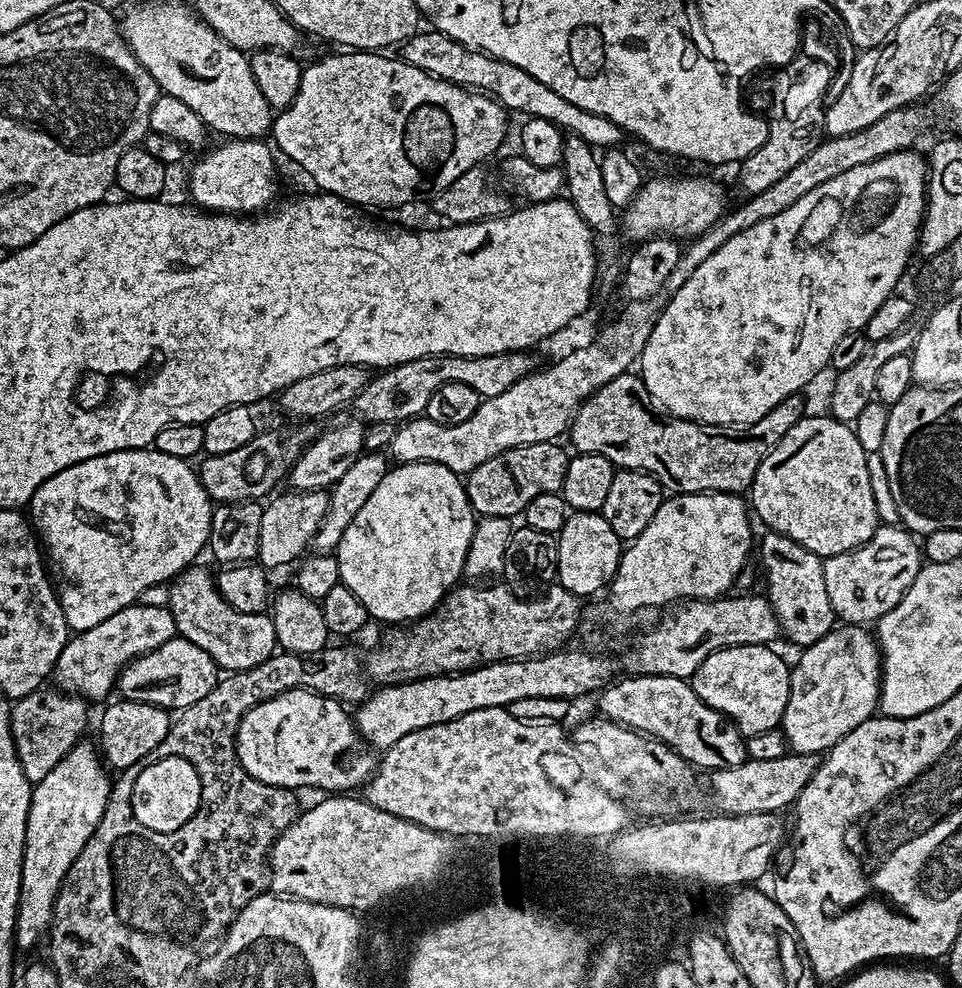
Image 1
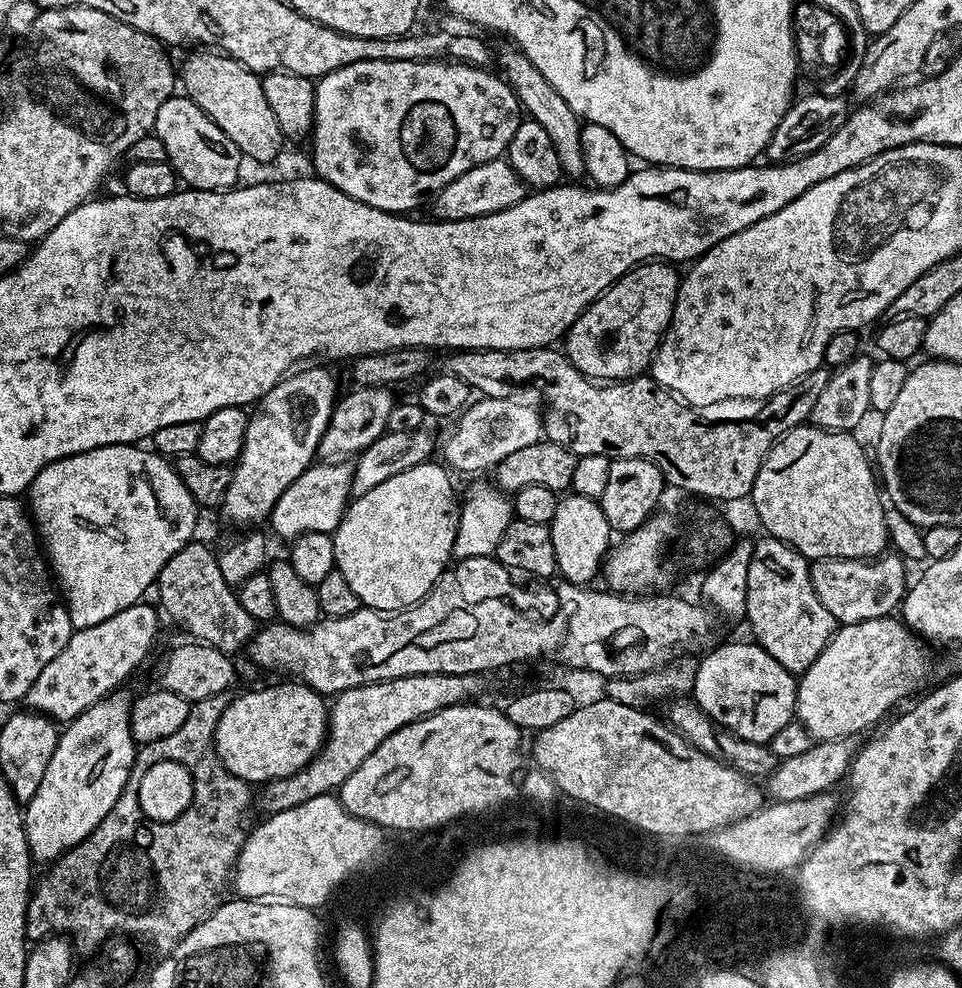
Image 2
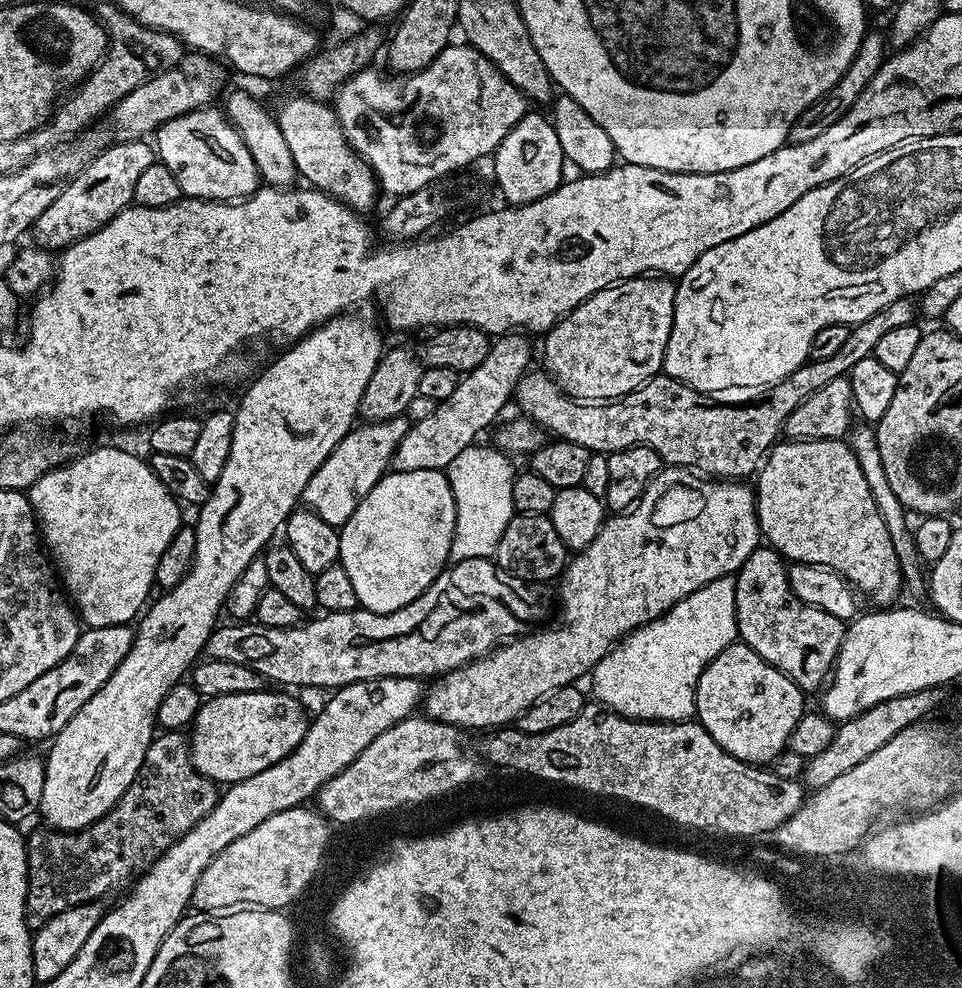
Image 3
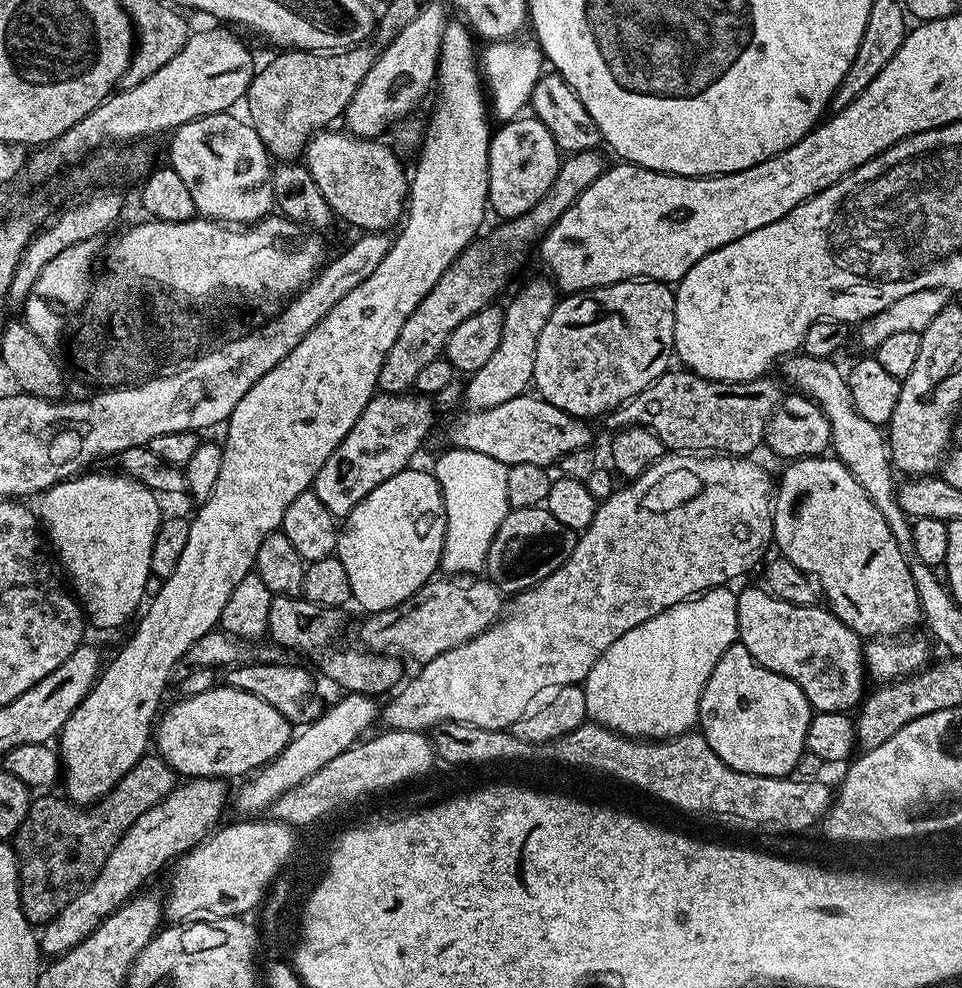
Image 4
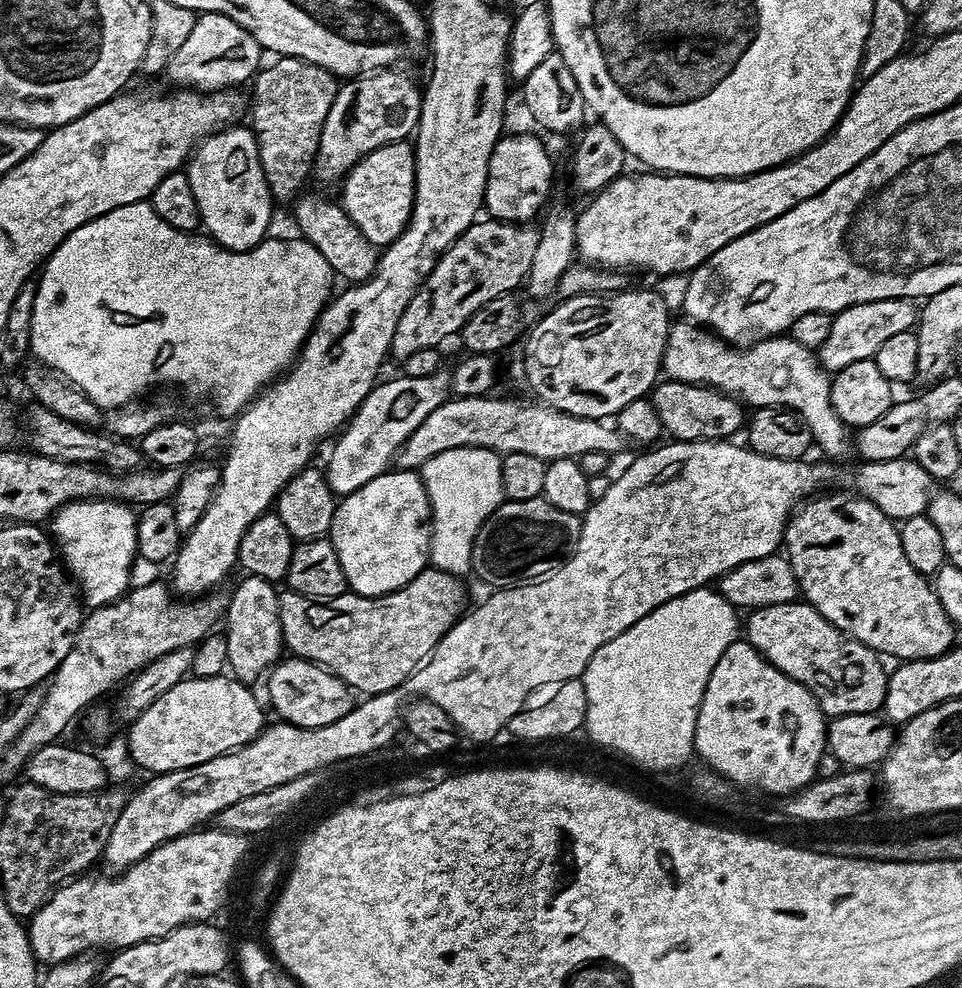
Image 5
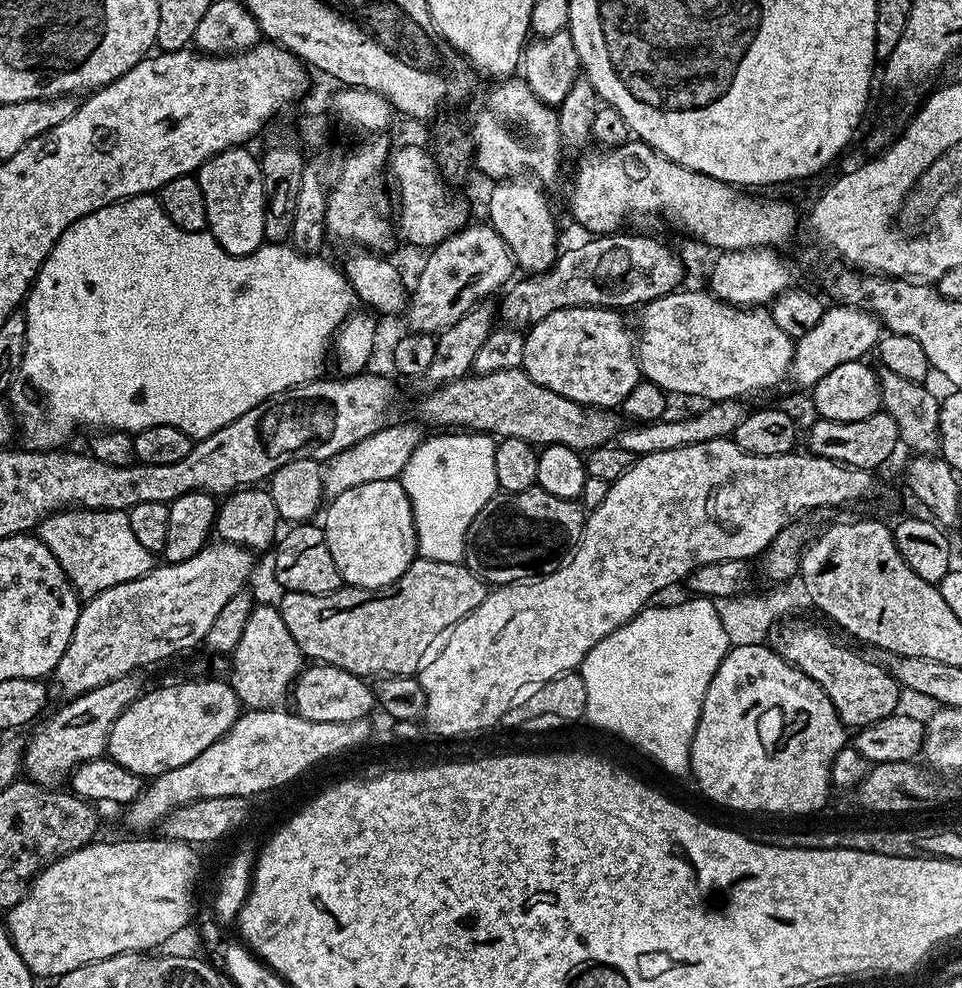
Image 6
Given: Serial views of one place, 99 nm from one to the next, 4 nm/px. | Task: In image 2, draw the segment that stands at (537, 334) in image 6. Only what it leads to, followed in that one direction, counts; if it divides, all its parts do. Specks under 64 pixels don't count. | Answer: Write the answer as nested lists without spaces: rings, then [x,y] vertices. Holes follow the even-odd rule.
[[[645,262],[629,270],[621,280],[606,289],[598,299],[592,301],[584,313],[568,329],[562,340],[562,351],[569,362],[583,376],[597,382],[619,382],[633,376],[639,376],[651,365],[652,357],[672,320],[672,311],[676,305],[676,295],[680,289],[681,273],[675,272],[668,262]]]

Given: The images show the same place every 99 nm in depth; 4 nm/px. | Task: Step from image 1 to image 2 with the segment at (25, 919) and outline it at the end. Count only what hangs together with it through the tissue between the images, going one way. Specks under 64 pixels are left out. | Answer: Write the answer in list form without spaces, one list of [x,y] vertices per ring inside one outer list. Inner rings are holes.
[[[117,690],[90,706],[82,714],[67,721],[66,727],[60,732],[60,740],[54,746],[54,754],[50,754],[50,766],[46,766],[46,774],[42,774],[42,782],[38,782],[38,790],[34,798],[23,805],[24,833],[28,843],[28,853],[33,861],[51,862],[78,842],[82,842],[95,830],[98,822],[110,814],[114,802],[122,794],[130,772],[135,766],[138,745],[132,736],[130,718],[132,705],[129,698]]]

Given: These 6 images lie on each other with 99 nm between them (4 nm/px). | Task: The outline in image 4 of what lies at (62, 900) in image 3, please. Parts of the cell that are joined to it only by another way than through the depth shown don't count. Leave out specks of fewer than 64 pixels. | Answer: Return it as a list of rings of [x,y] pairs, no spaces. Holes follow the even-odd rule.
[[[145,754],[117,782],[116,787],[94,804],[77,806],[52,794],[33,799],[27,818],[16,831],[14,847],[20,871],[20,905],[29,924],[43,926],[65,908],[79,892],[94,882],[96,874],[130,826],[178,783],[177,773],[158,754]]]

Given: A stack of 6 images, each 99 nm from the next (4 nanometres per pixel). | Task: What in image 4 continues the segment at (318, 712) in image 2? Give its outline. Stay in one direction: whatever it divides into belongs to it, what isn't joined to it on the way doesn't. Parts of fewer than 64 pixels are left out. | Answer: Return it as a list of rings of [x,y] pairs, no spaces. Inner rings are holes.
[[[217,686],[202,694],[184,696],[167,708],[154,728],[154,748],[172,771],[184,778],[247,777],[274,759],[294,735],[291,720],[262,702],[262,698],[237,688]]]

